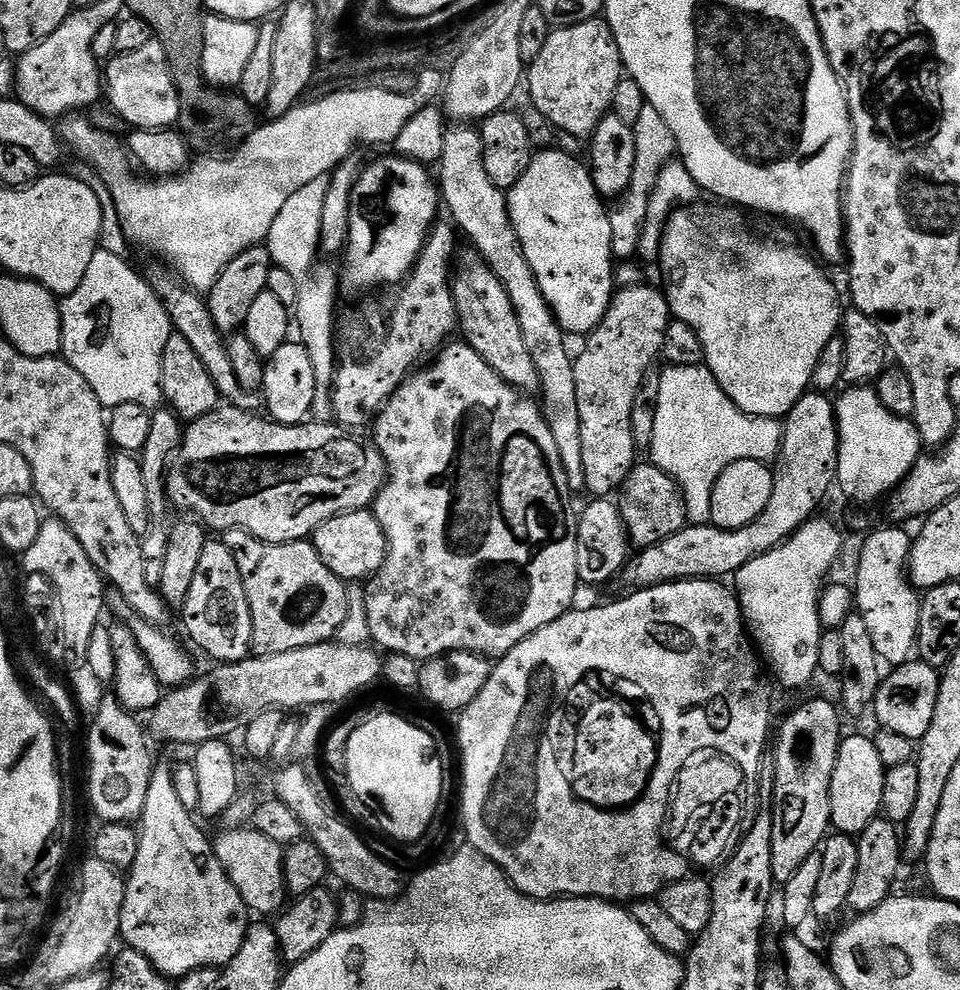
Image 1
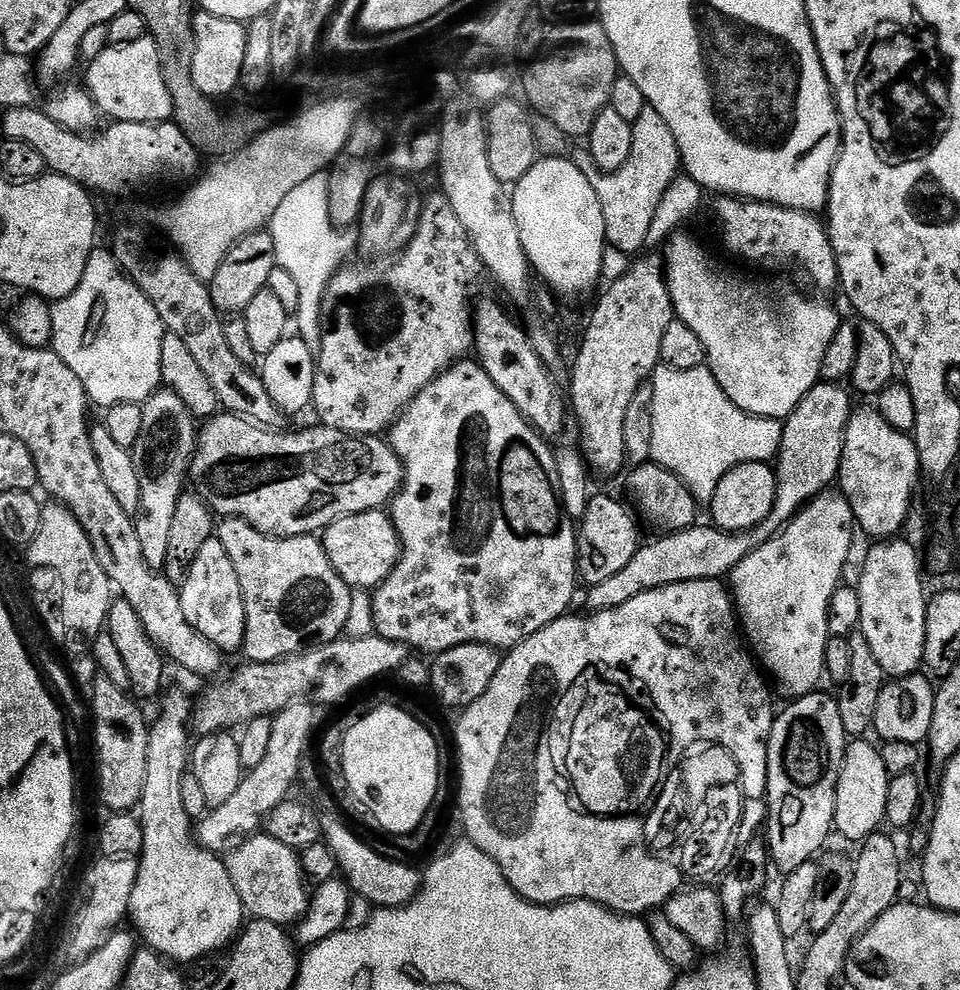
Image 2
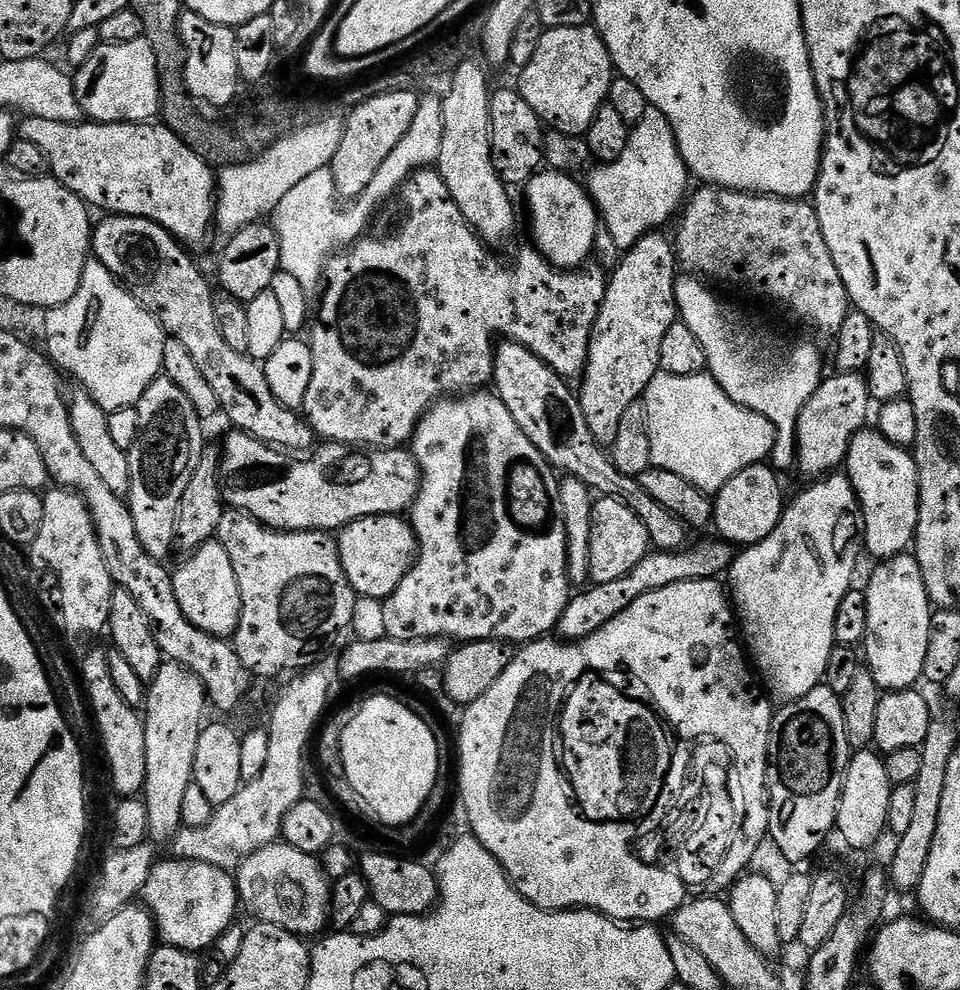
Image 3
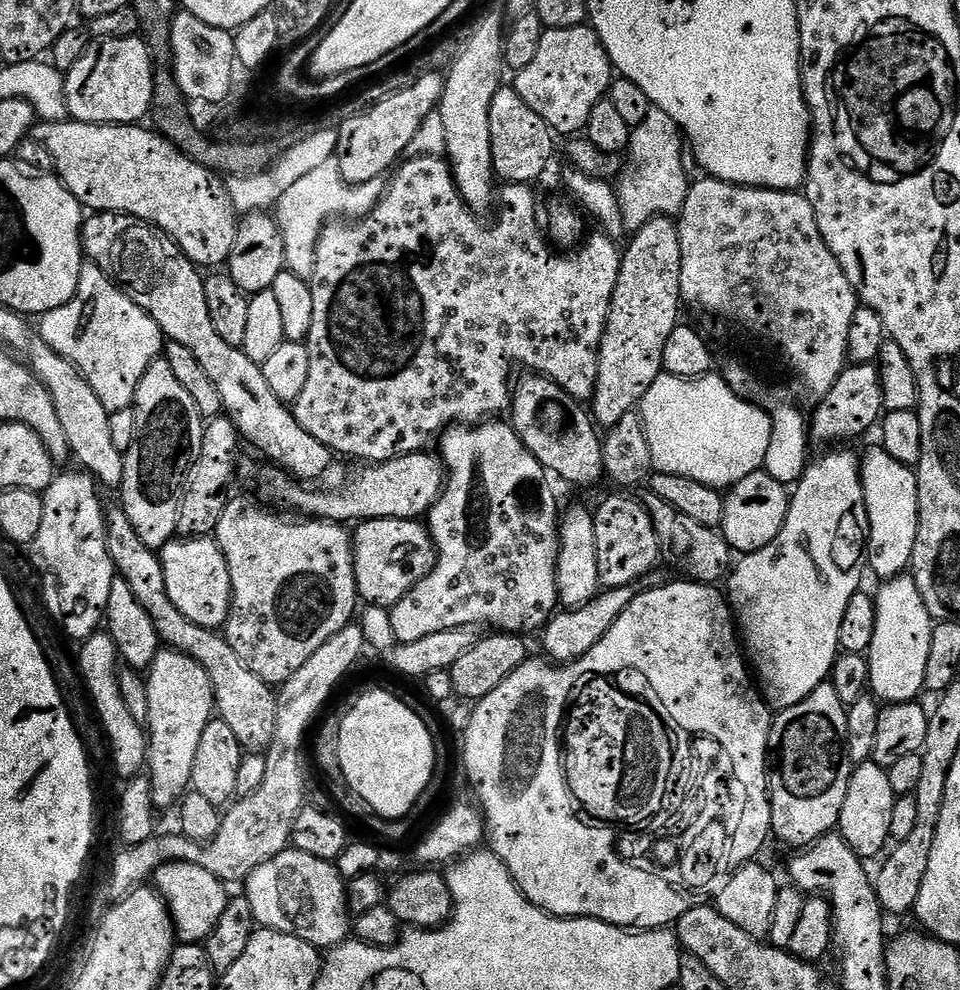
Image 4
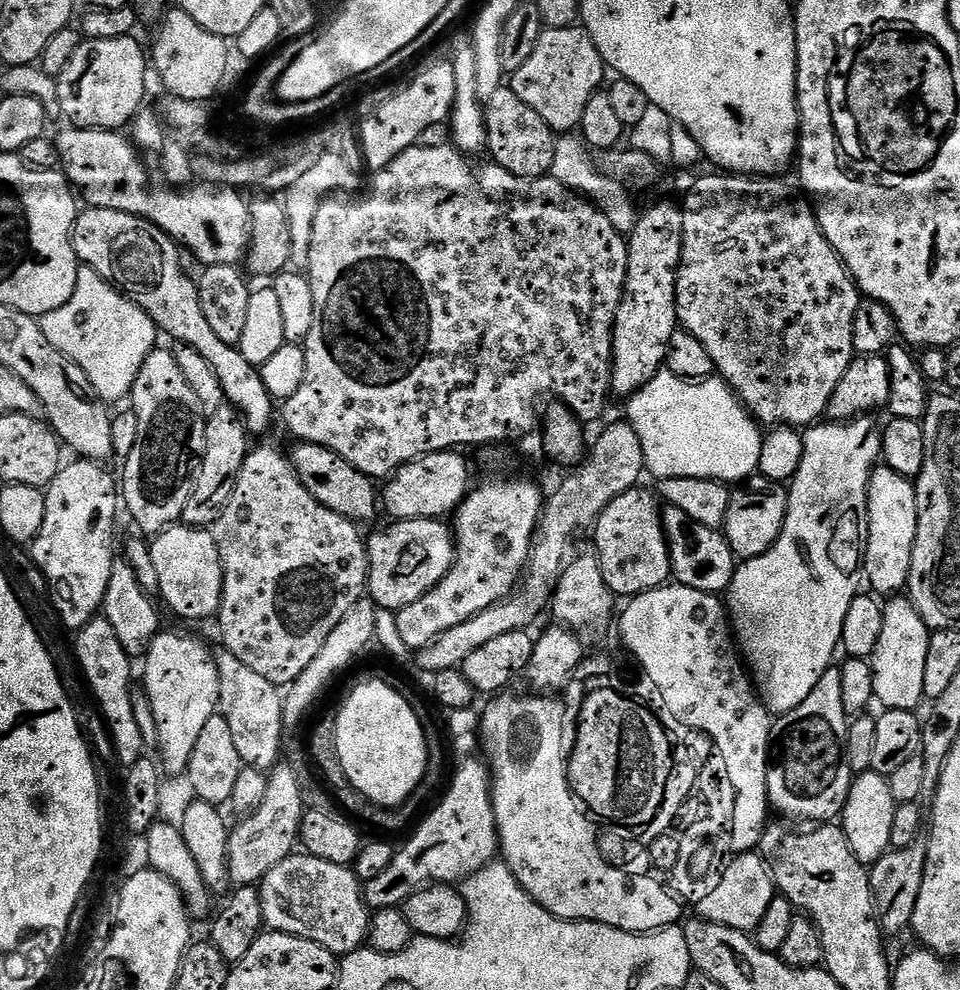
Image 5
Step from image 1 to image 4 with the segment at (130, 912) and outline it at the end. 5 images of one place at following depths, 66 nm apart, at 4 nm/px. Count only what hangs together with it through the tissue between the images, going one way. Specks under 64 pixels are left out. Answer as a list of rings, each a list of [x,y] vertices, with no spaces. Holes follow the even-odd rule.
[[[161,650],[147,669],[150,714],[146,725],[148,758],[146,775],[152,782],[157,809],[164,810],[177,803],[189,791],[194,774],[194,757],[198,742],[216,712],[216,699],[210,674],[182,652]],[[187,862],[164,864],[156,871],[154,884],[166,897],[174,932],[184,942],[204,942],[218,924],[230,899],[229,889],[210,870]]]

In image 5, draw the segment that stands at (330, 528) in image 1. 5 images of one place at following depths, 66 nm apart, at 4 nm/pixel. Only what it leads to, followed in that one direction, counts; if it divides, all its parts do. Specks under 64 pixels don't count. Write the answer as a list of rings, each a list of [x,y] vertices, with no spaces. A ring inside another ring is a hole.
[[[440,518],[397,520],[389,523],[389,528],[384,528],[381,532],[374,533],[372,537],[370,535],[367,537],[368,586],[366,592],[377,609],[398,613],[406,606],[410,606],[410,602],[418,602],[418,598],[434,590],[434,586],[438,586],[438,582],[446,578],[446,574],[452,568],[452,561],[456,558],[456,545],[453,529],[449,525],[447,528],[444,523],[445,521]]]

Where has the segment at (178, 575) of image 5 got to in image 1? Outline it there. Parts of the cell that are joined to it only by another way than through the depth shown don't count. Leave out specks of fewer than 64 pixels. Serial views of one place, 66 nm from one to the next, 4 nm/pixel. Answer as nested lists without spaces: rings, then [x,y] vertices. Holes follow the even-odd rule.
[[[210,538],[202,550],[194,583],[182,609],[184,628],[188,636],[209,656],[220,664],[237,664],[248,659],[252,652],[254,622],[250,618],[250,602],[246,602],[246,586],[238,574],[238,562],[225,546],[223,539]]]

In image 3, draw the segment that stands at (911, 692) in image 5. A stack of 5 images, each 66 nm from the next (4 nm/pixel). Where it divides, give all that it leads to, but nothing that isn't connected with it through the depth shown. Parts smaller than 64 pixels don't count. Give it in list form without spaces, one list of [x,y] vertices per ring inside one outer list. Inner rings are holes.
[[[905,554],[889,560],[881,560],[875,565],[872,577],[868,580],[868,588],[864,592],[866,598],[866,622],[868,634],[862,652],[866,657],[867,671],[871,672],[874,682],[884,692],[902,692],[921,683],[926,666],[926,650],[930,646],[930,626],[934,605],[926,584],[922,582],[922,572],[915,555]]]

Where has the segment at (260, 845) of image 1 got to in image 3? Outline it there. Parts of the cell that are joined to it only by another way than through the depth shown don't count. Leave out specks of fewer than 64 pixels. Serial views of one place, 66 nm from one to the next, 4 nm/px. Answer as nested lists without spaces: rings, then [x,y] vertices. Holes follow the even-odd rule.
[[[283,842],[268,844],[241,860],[234,879],[239,903],[243,907],[245,904],[257,921],[294,932],[301,938],[325,931],[324,924],[326,928],[330,920],[332,893],[317,857],[302,854],[302,850],[294,850],[294,846]]]

